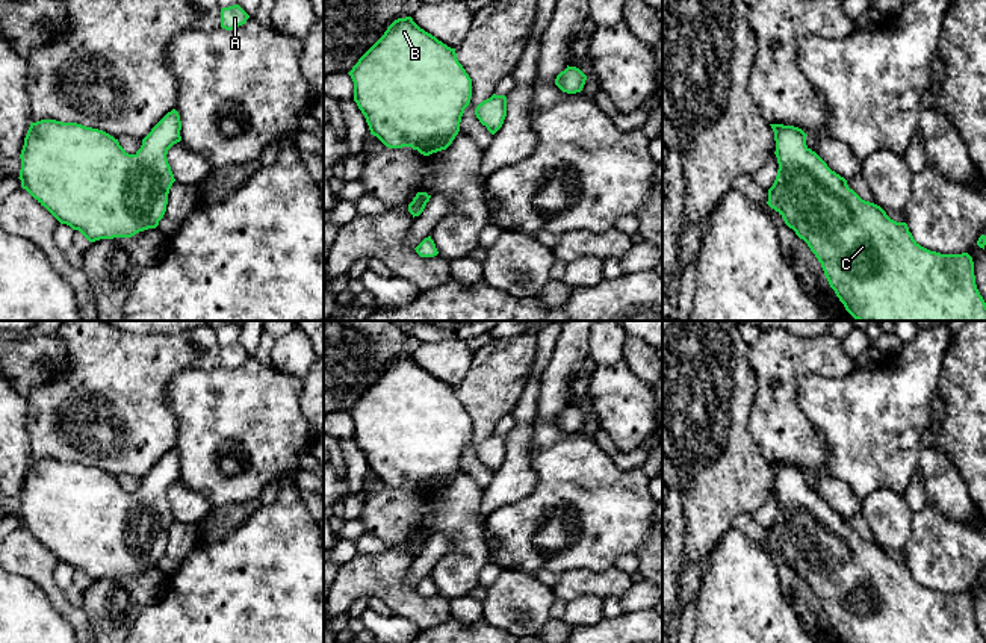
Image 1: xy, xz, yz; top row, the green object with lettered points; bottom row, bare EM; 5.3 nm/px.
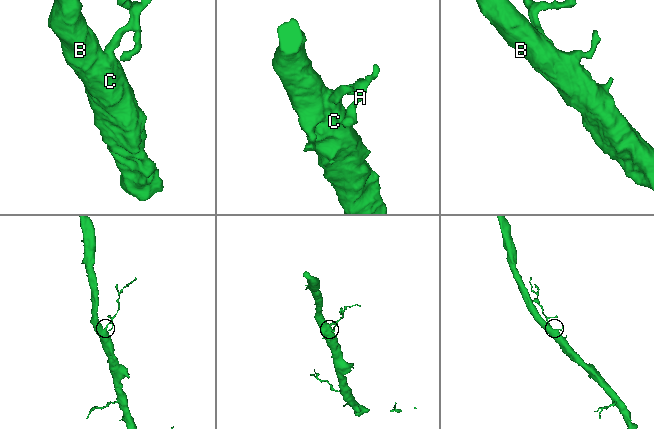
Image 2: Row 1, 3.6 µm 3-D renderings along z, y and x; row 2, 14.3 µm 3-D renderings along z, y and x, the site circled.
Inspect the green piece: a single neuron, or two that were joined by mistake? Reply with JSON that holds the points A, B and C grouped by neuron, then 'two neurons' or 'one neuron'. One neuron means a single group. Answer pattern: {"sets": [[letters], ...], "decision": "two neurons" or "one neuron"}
{"sets": [["A", "B", "C"]], "decision": "one neuron"}

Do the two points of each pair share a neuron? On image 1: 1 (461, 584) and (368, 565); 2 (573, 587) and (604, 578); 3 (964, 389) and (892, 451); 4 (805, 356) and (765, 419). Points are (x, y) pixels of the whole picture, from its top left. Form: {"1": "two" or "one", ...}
{"1": "two", "2": "one", "3": "two", "4": "one"}

